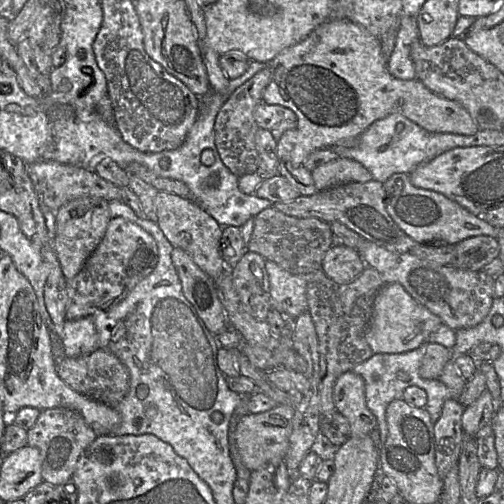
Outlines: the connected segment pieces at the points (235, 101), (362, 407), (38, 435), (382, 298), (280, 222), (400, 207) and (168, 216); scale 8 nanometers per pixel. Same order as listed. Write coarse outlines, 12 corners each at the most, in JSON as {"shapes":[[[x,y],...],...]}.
{"shapes":[[[269,65],[239,86],[214,123],[222,163],[236,177],[261,174],[254,110]],[[340,375],[333,401],[352,437],[368,435],[377,419],[366,405],[365,382]],[[41,411],[27,430],[43,481],[70,480],[97,434],[80,413]],[[401,284],[375,297],[365,338],[374,354],[424,344],[441,319]],[[275,207],[255,216],[247,250],[291,274],[322,268],[330,224]],[[410,175],[383,183],[386,209],[418,244],[455,245],[499,229]],[[159,191],[156,223],[213,280],[223,227],[193,200]]]}

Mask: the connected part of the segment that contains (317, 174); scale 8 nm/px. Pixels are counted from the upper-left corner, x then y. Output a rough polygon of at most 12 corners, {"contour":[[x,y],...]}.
{"contour":[[341,157],[314,168],[318,192],[373,180],[362,164]]}

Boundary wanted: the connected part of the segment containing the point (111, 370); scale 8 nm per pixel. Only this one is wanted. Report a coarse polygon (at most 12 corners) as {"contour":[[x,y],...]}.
{"contour":[[97,348],[64,357],[58,376],[115,407],[129,391],[127,367]]}

